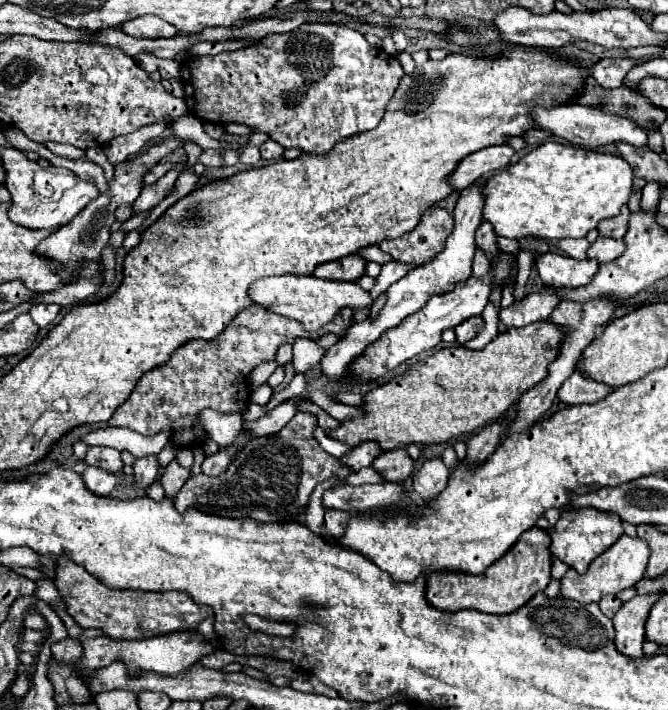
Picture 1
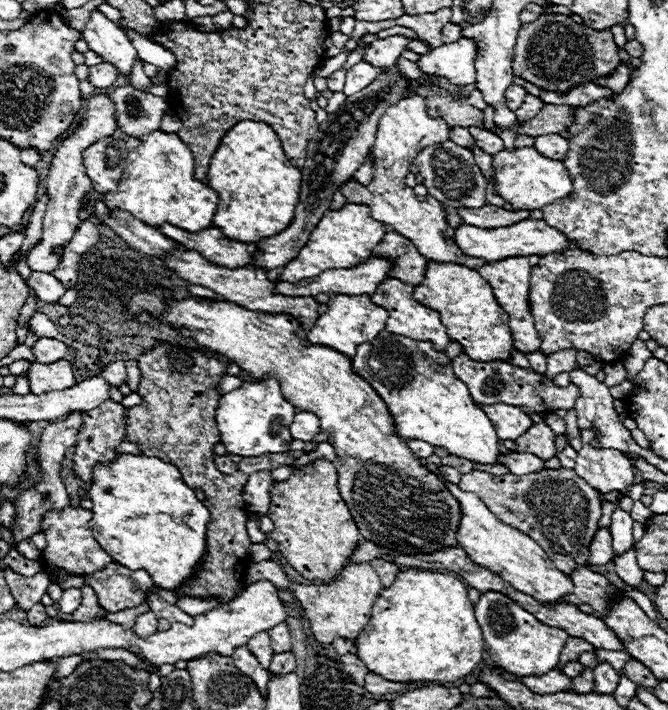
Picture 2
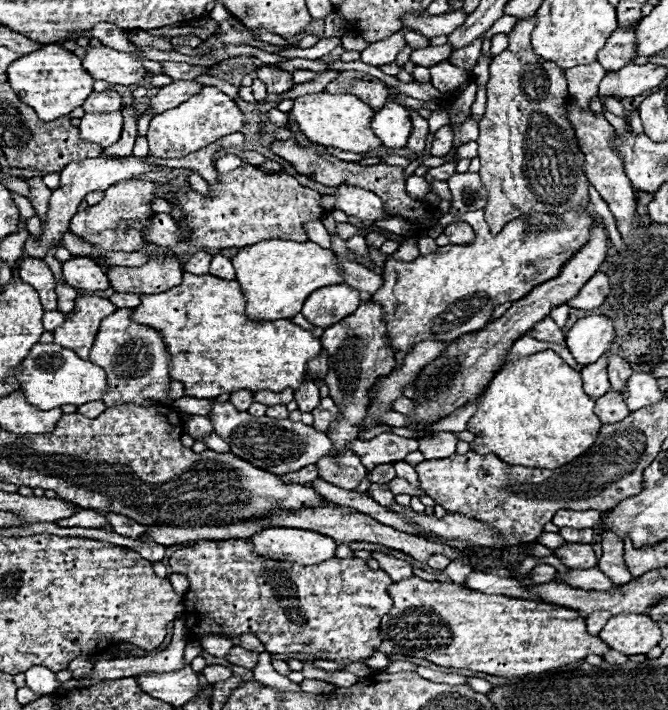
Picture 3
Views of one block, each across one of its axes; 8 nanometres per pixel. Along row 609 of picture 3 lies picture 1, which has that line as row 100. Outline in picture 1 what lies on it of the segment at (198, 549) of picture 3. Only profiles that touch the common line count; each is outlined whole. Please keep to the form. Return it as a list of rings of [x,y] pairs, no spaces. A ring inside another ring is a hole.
[[[316,22],[316,24],[304,24],[292,32],[286,34],[270,34],[266,38],[262,38],[260,42],[256,42],[254,46],[236,50],[236,52],[220,52],[216,56],[190,56],[188,60],[182,62],[182,84],[184,84],[184,100],[188,106],[188,112],[192,116],[196,116],[202,122],[212,122],[212,124],[230,124],[230,122],[238,122],[238,124],[246,124],[252,132],[264,132],[270,136],[270,140],[278,142],[284,148],[300,148],[302,152],[310,154],[326,154],[334,144],[342,142],[348,136],[372,130],[380,124],[388,100],[394,96],[394,88],[398,88],[400,78],[404,76],[402,66],[398,64],[398,60],[394,56],[388,56],[382,52],[382,48],[374,48],[370,46],[364,36],[352,28],[346,26],[338,26],[332,22]]]

